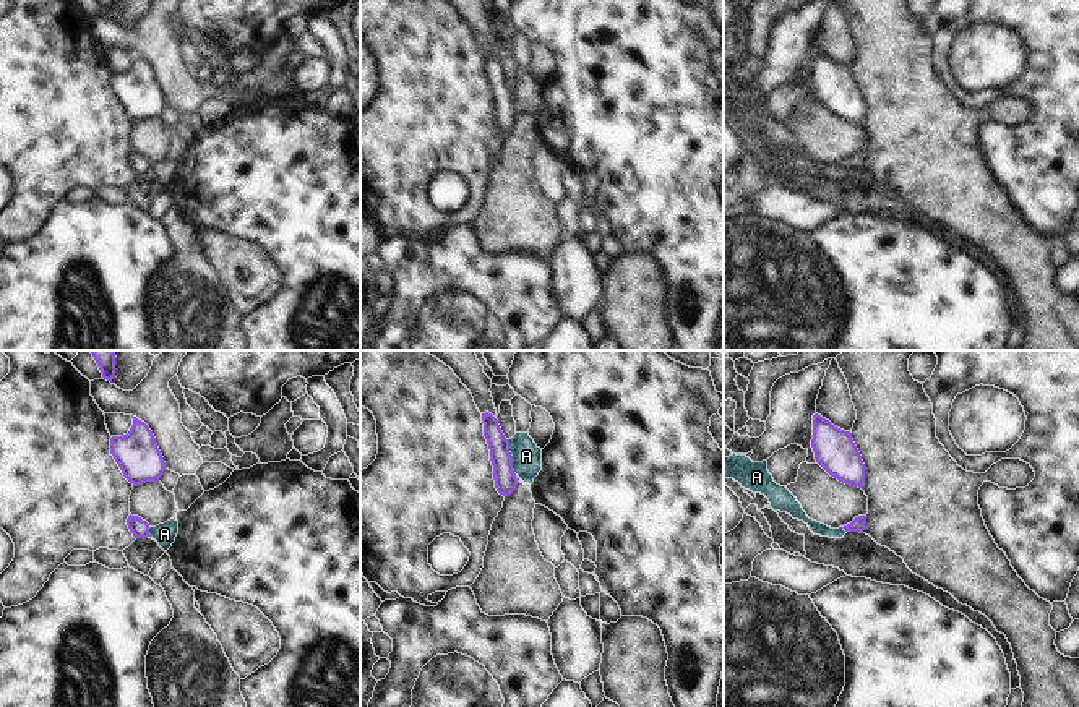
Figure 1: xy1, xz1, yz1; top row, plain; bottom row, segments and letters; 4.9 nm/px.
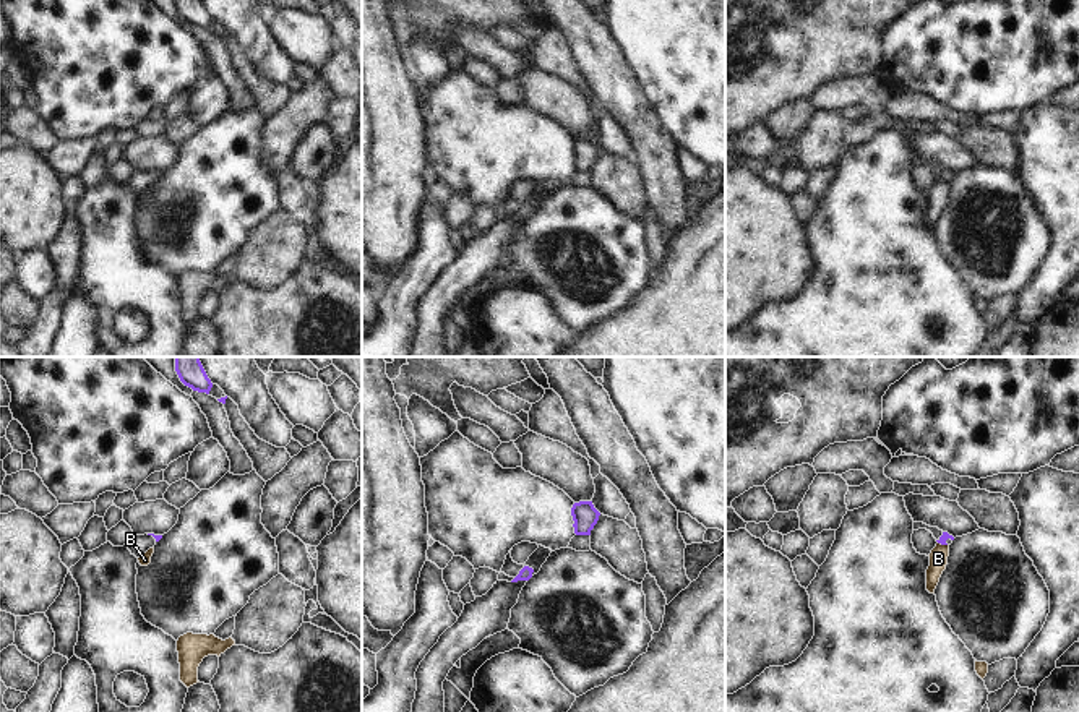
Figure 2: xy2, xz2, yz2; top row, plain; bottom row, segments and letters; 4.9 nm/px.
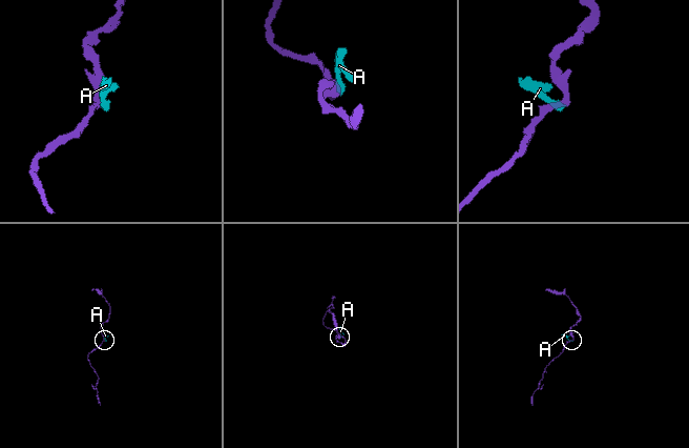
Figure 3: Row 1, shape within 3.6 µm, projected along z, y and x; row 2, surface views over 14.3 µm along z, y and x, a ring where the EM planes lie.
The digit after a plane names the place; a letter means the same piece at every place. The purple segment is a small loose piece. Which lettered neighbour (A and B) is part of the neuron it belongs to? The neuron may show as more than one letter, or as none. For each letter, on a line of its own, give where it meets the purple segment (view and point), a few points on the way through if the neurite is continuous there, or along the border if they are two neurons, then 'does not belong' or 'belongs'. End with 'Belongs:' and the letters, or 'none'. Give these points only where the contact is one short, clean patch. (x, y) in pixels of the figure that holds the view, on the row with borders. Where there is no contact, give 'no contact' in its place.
A: meets purple in xz1 at (511, 458); border along xz1 (508, 440), (511, 464), (516, 474); does not belong
B: meets purple in yz2 at (943, 544); border along yz2 (938, 542), (946, 545); does not belong
Belongs: none

